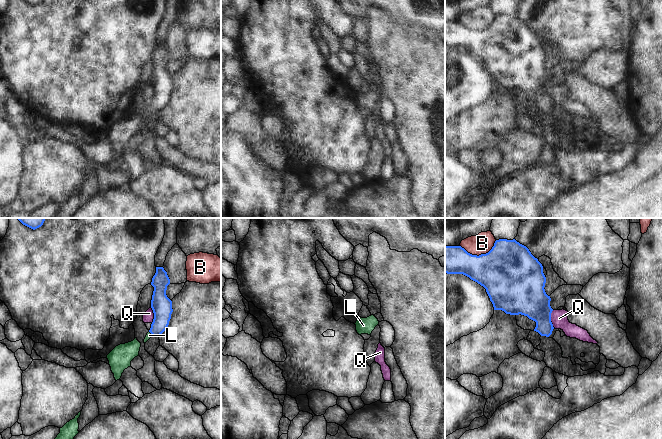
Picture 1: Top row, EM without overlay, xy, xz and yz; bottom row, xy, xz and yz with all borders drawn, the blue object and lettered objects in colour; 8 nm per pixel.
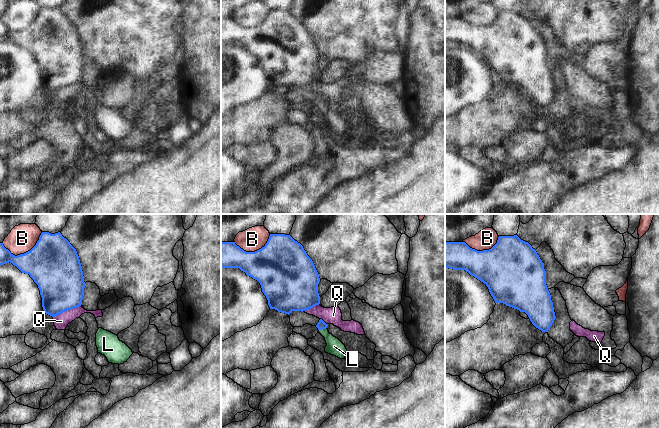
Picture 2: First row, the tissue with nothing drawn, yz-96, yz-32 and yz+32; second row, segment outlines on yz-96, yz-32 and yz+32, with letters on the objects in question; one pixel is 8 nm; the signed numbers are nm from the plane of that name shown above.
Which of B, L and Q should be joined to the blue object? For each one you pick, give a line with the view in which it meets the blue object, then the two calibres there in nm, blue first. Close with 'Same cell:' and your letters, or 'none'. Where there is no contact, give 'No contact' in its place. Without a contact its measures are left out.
L: Touches blue in xy. Thickness 160 nm (blue) against 50 nm
Same cell: L.

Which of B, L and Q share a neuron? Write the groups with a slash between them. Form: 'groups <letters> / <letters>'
groups B / L / Q

